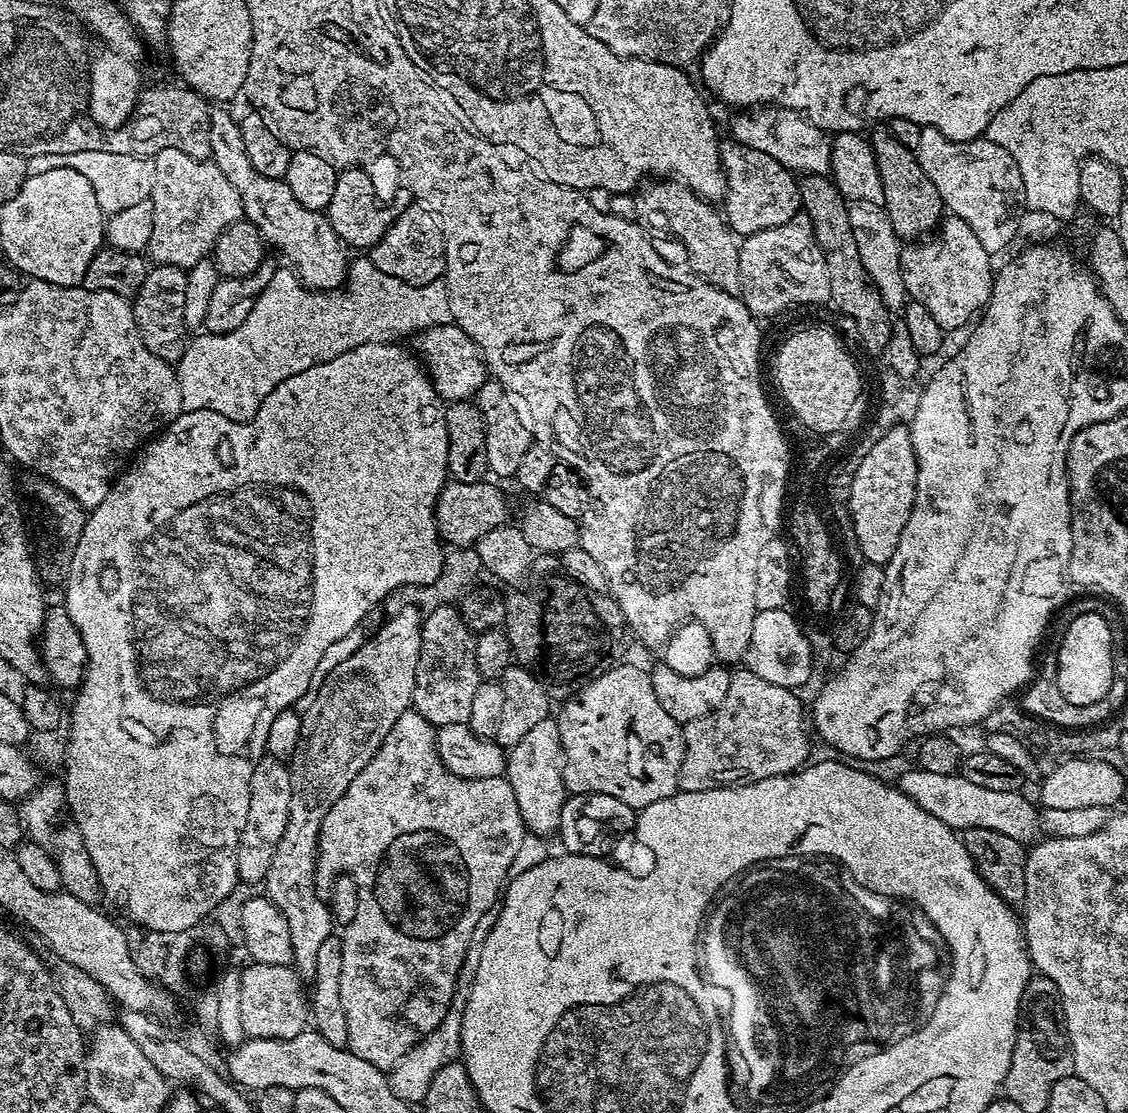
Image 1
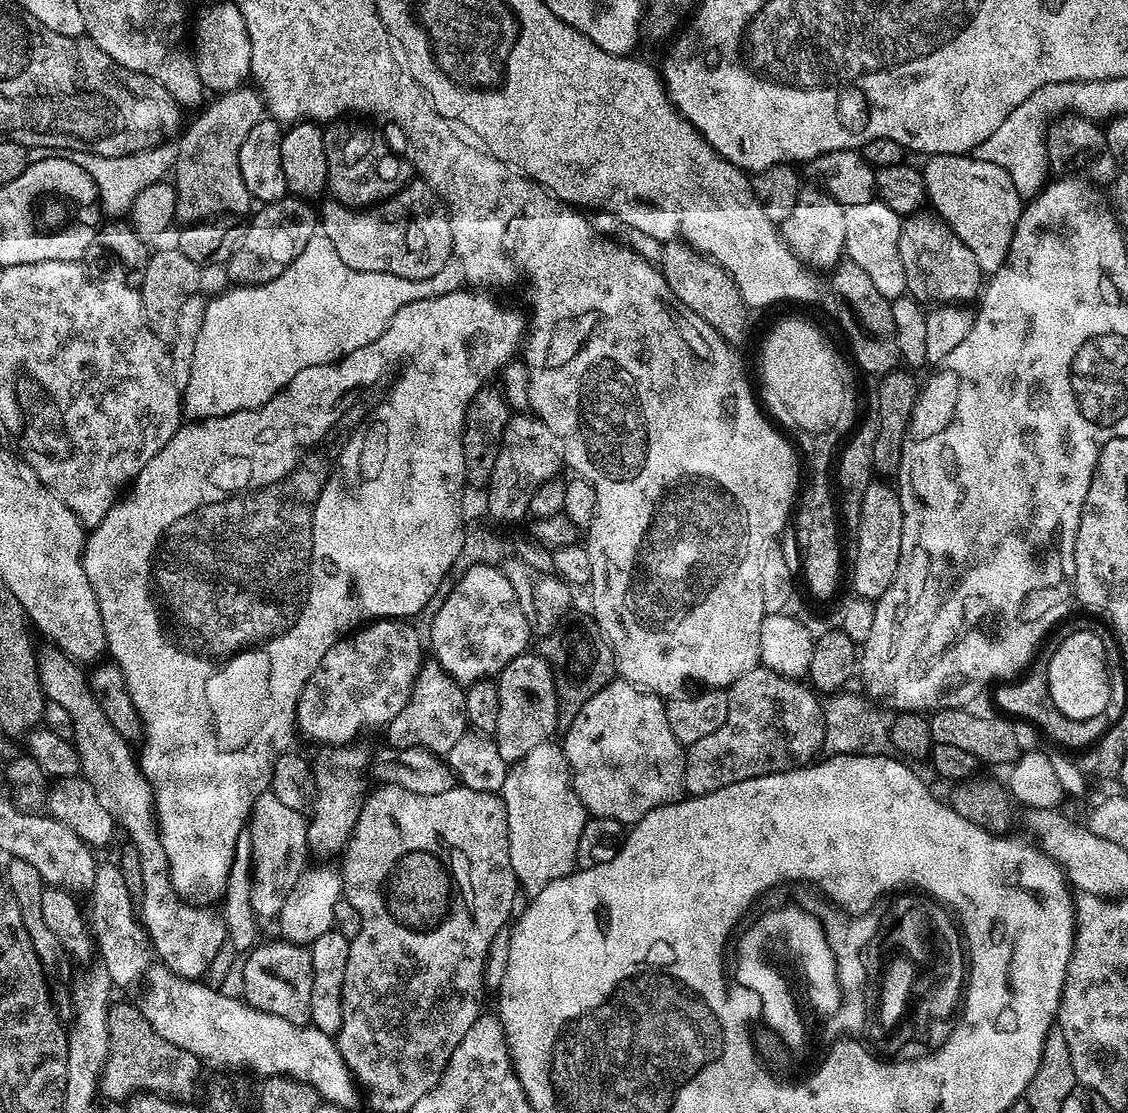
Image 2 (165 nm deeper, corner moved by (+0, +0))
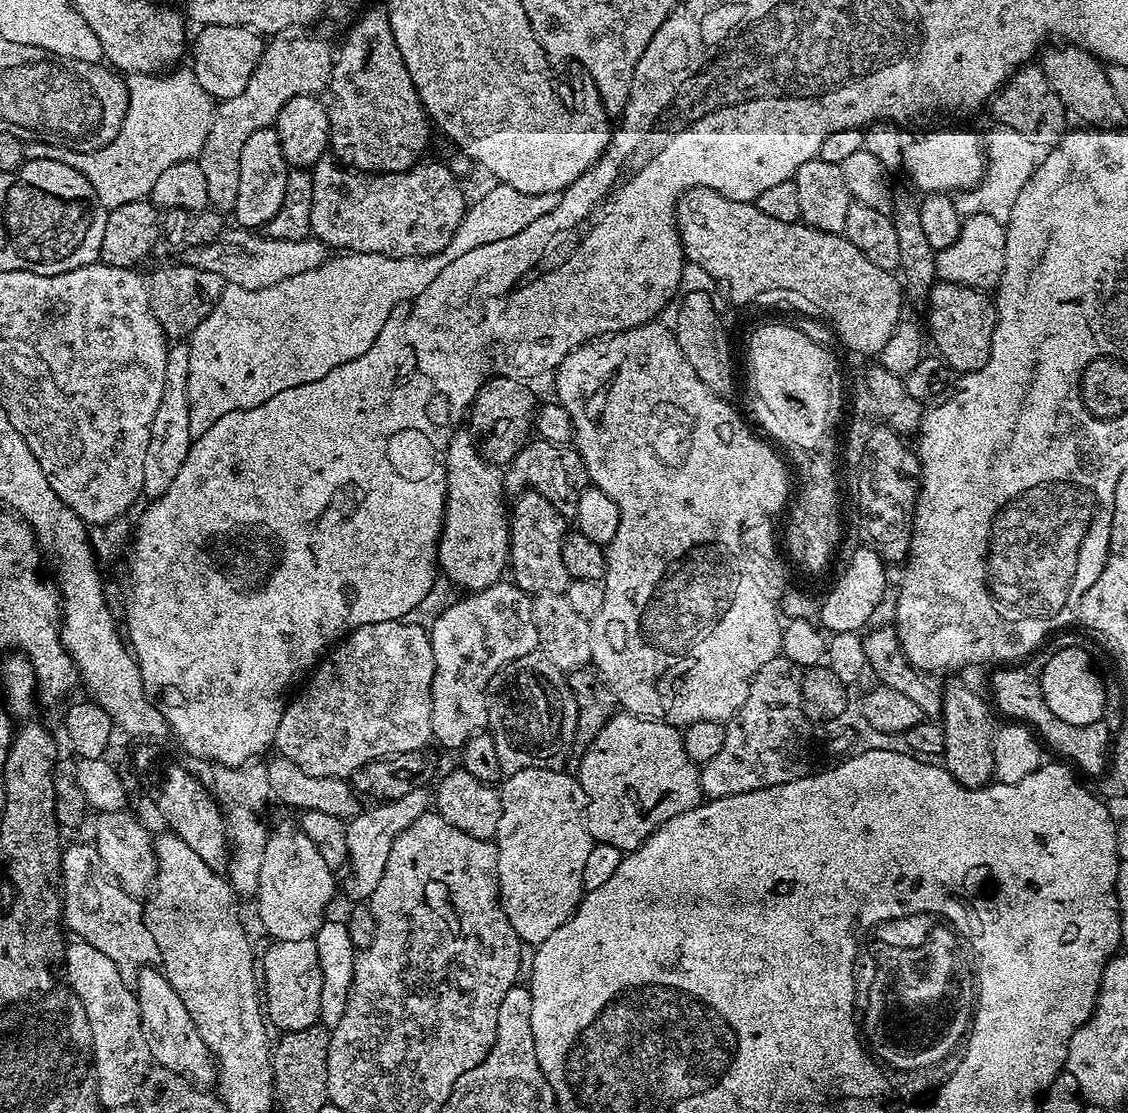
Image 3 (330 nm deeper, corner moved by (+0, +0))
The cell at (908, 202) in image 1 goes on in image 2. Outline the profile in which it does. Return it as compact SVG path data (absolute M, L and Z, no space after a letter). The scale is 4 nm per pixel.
M921 210L903 217L898 234L898 251L906 270L907 295L913 296L919 304L964 306L981 295L982 273L974 254L935 211Z

